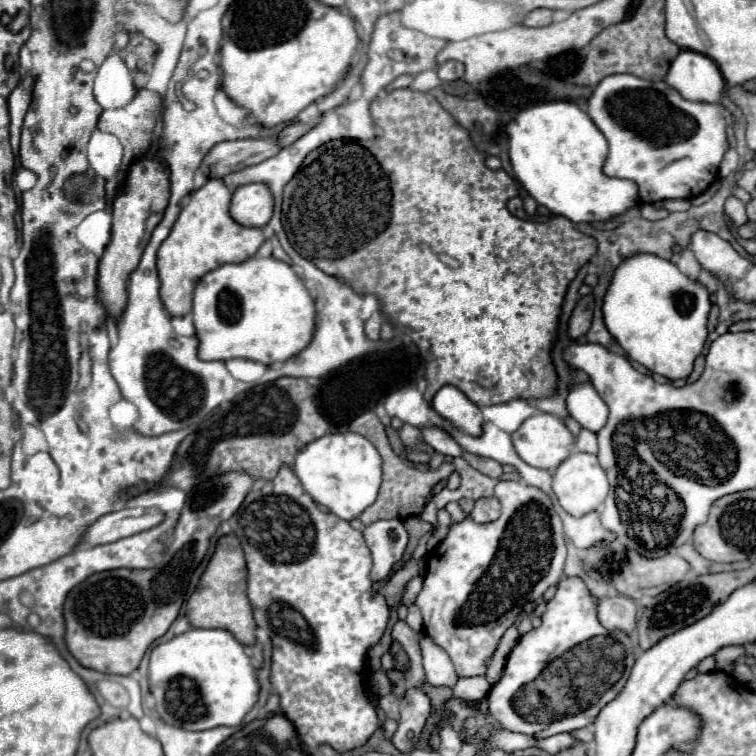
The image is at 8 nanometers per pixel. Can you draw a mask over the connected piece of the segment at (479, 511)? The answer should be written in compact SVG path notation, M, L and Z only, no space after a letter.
M481 498L475 502L475 508L471 510L471 520L485 524L485 522L493 522L497 520L497 516L501 514L501 504L497 498Z

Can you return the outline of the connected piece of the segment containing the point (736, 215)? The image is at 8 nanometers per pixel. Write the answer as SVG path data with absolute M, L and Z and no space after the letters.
M729 198L725 202L725 212L727 216L733 220L733 226L743 226L747 222L747 214L745 214L745 204L739 198Z

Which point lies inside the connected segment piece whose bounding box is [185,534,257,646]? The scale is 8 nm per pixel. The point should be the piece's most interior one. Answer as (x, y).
(220, 601)

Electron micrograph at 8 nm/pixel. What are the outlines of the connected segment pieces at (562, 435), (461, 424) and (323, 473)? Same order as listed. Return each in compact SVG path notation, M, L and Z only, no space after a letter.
M543 412L527 418L513 432L513 446L527 464L555 470L571 454L573 436L561 418Z
M443 386L435 398L433 408L453 422L461 432L469 436L481 436L483 434L483 416L479 406L475 406L461 390L453 386Z
M337 432L305 444L295 456L293 472L317 504L343 520L353 520L375 502L381 486L381 466L383 460L377 448L363 434Z

